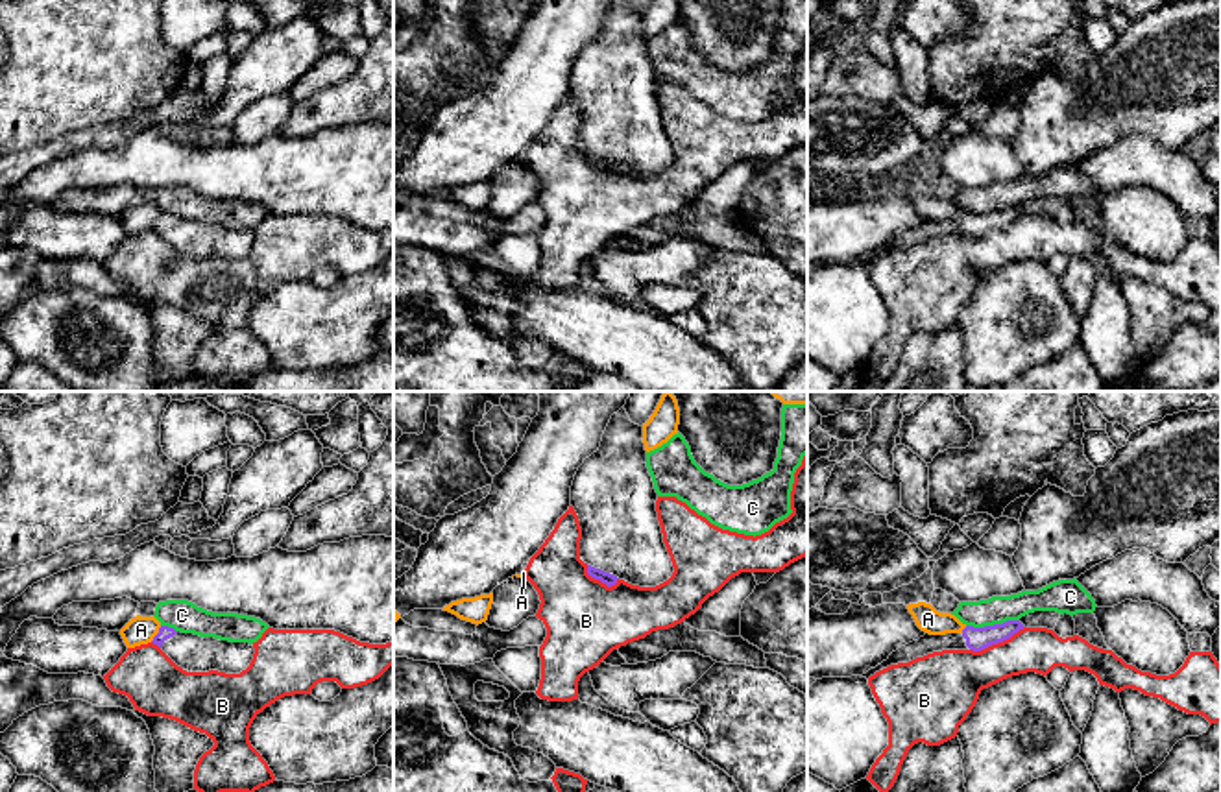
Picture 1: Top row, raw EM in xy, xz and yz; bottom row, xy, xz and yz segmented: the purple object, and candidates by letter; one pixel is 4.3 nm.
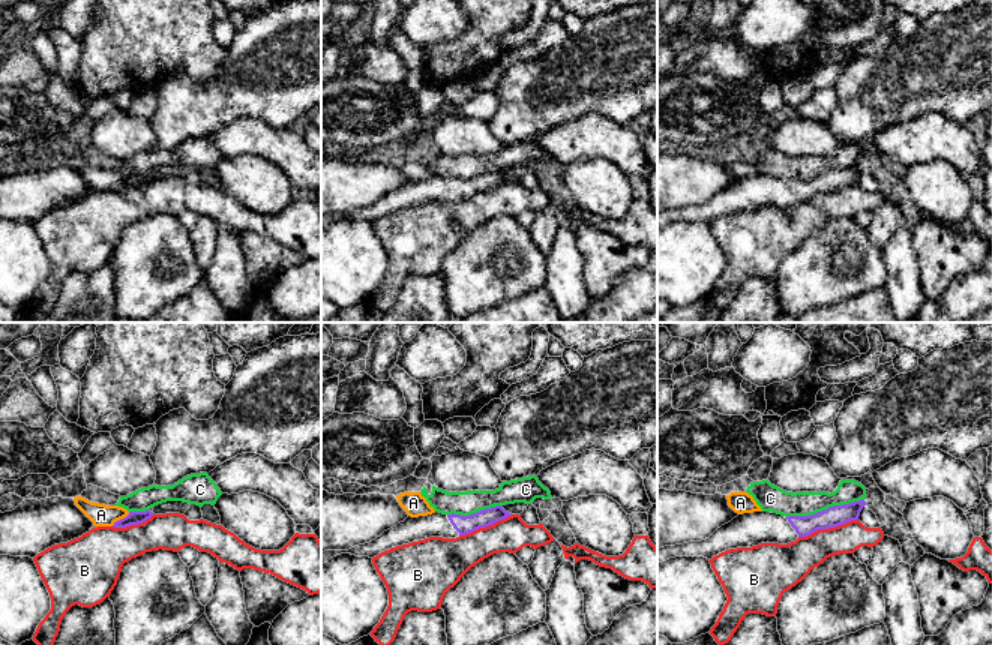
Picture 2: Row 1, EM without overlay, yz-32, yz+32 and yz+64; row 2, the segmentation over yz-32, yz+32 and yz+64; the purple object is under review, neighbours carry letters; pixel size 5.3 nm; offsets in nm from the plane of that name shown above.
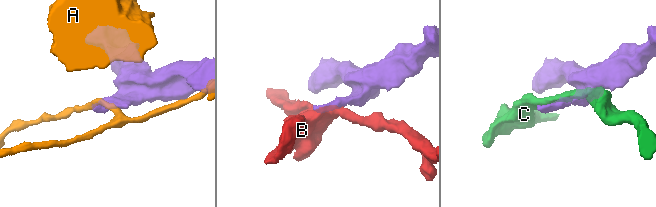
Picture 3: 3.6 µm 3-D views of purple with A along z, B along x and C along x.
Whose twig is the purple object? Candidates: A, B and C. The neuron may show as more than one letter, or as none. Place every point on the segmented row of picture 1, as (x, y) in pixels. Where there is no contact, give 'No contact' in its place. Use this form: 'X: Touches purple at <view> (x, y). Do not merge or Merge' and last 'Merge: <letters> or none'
A: Touches purple at xy (157, 634). Do not merge
B: Touches purple at yz (996, 643). Do not merge
C: Touches purple at yz (994, 624). Do not merge
Merge: none

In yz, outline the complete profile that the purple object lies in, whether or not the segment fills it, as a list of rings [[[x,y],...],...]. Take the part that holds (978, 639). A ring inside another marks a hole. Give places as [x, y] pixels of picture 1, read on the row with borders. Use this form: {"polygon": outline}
{"polygon": [[[1007,620],[1003,624],[994,624],[994,626],[985,626],[985,628],[966,626],[961,633],[946,633],[946,635],[925,633],[918,641],[913,641],[913,642],[898,648],[896,652],[892,652],[887,661],[883,661],[876,668],[870,668],[861,678],[868,679],[876,672],[879,672],[890,665],[909,663],[916,657],[924,657],[933,652],[942,652],[942,650],[981,652],[992,644],[1010,639],[1014,633],[1018,633],[1023,628],[1025,626],[1020,620]]]}

